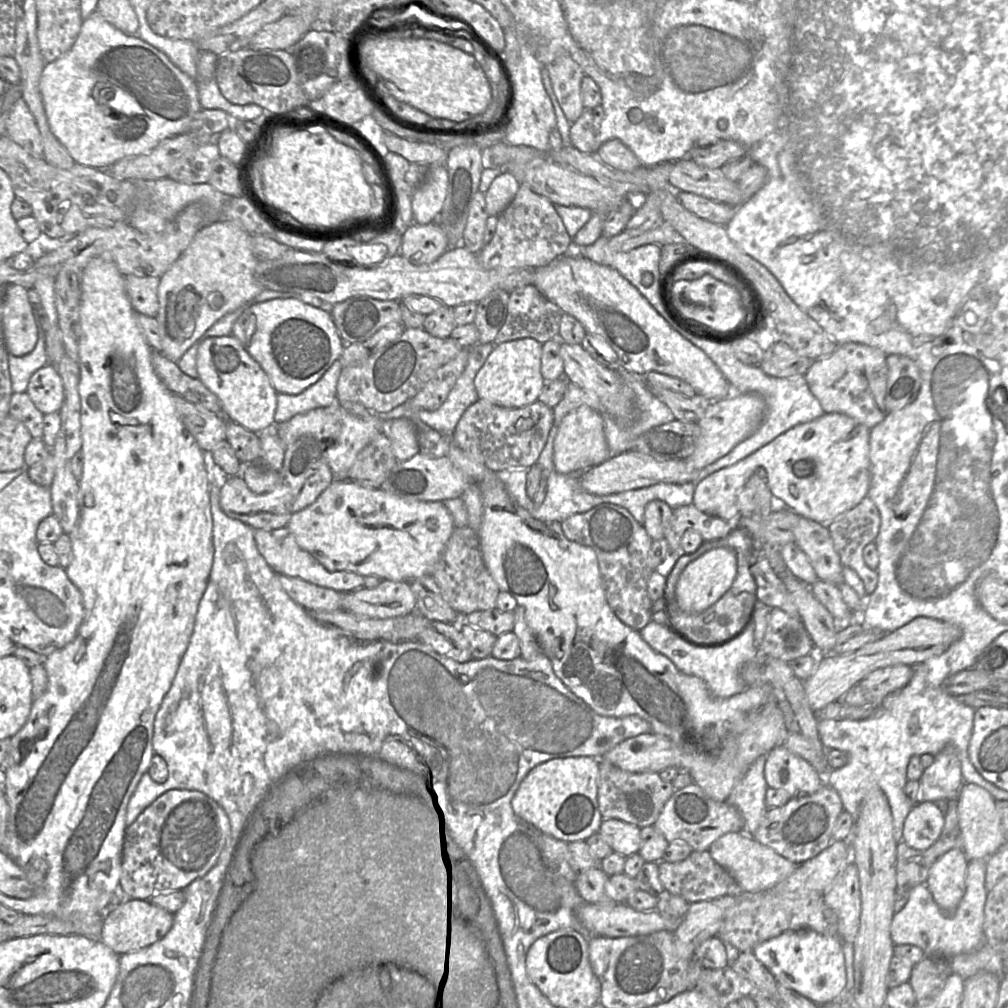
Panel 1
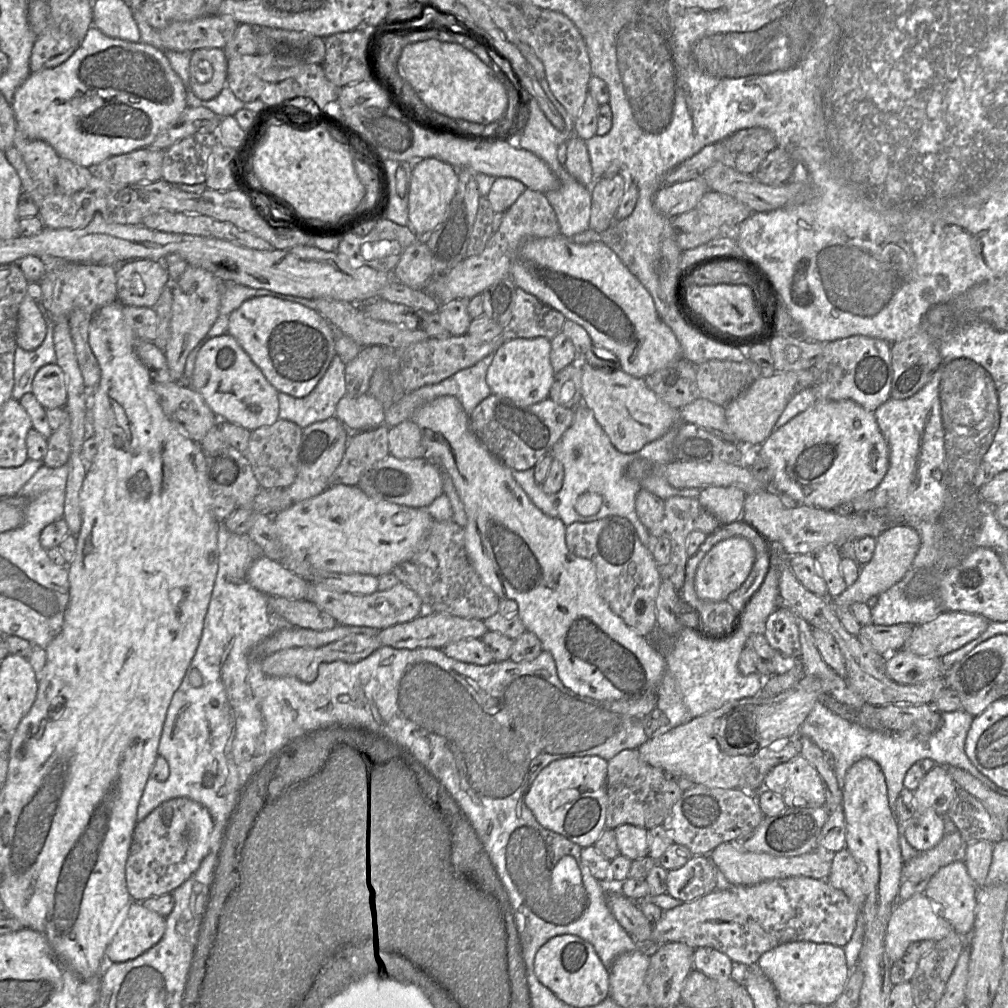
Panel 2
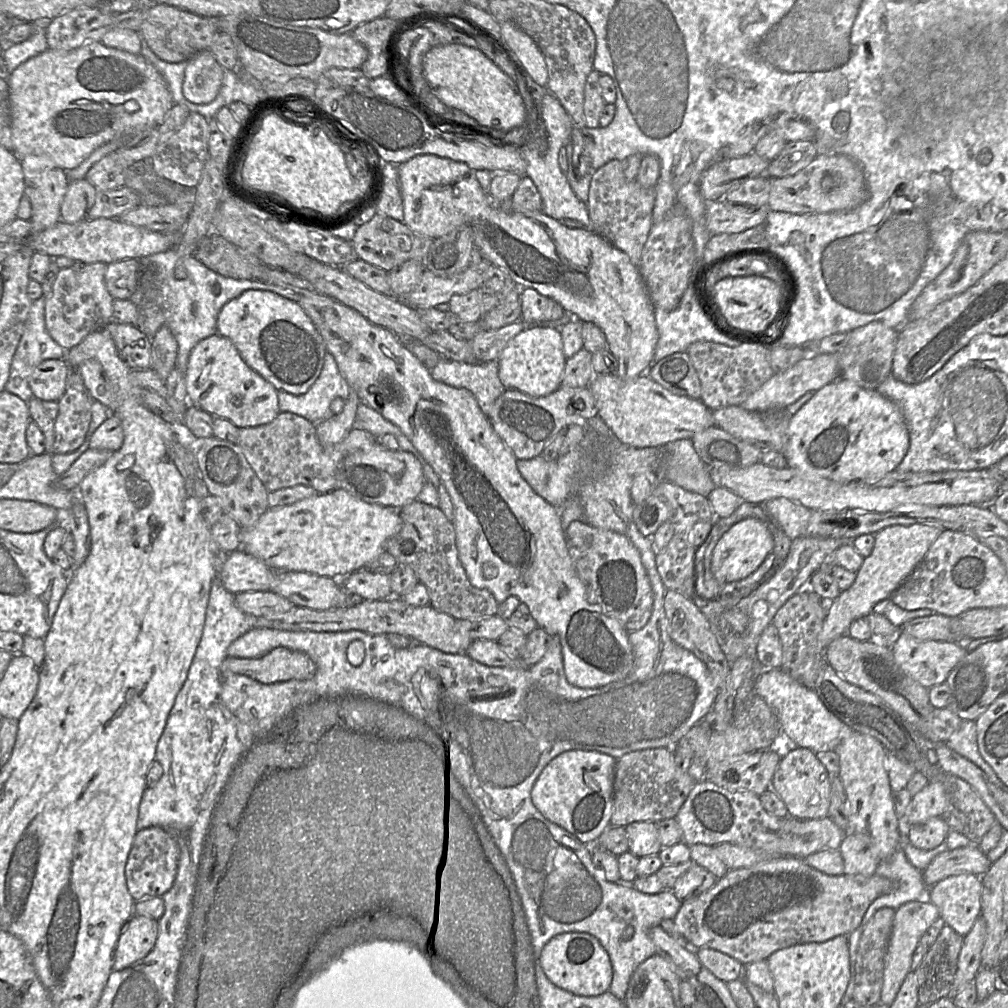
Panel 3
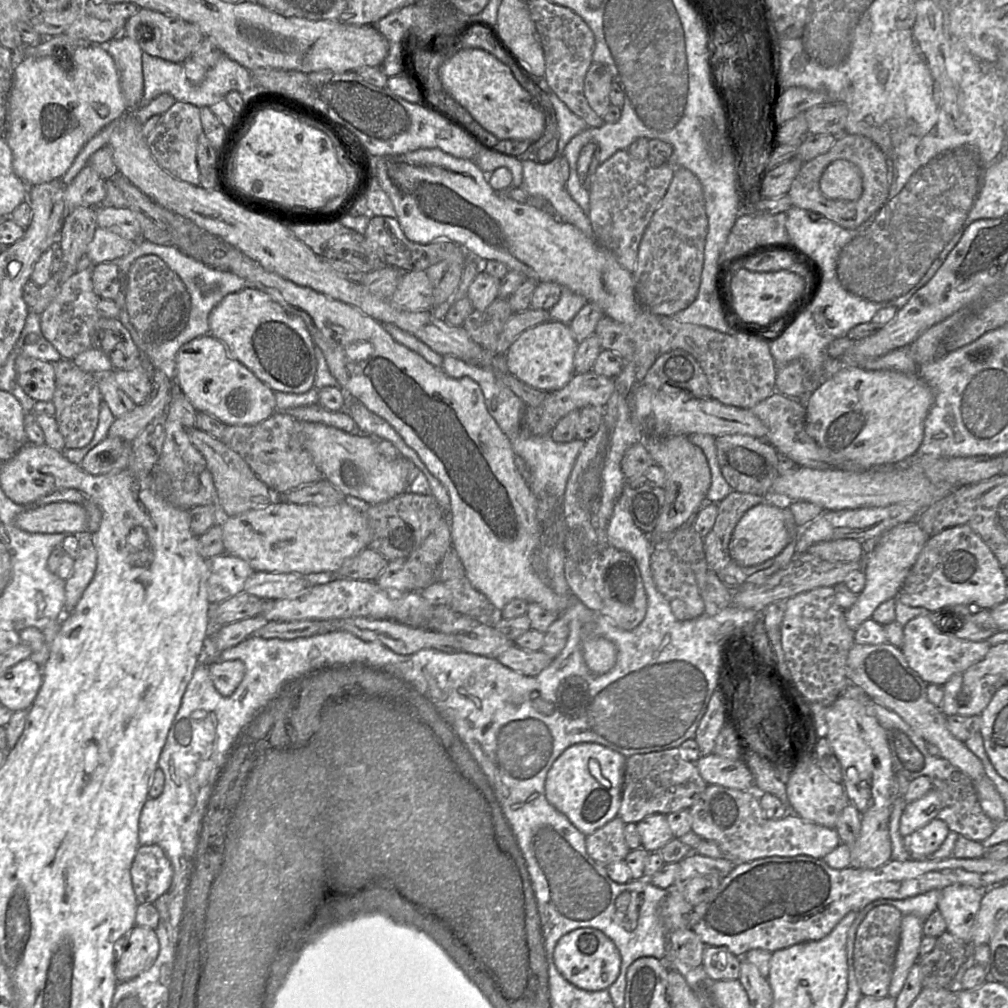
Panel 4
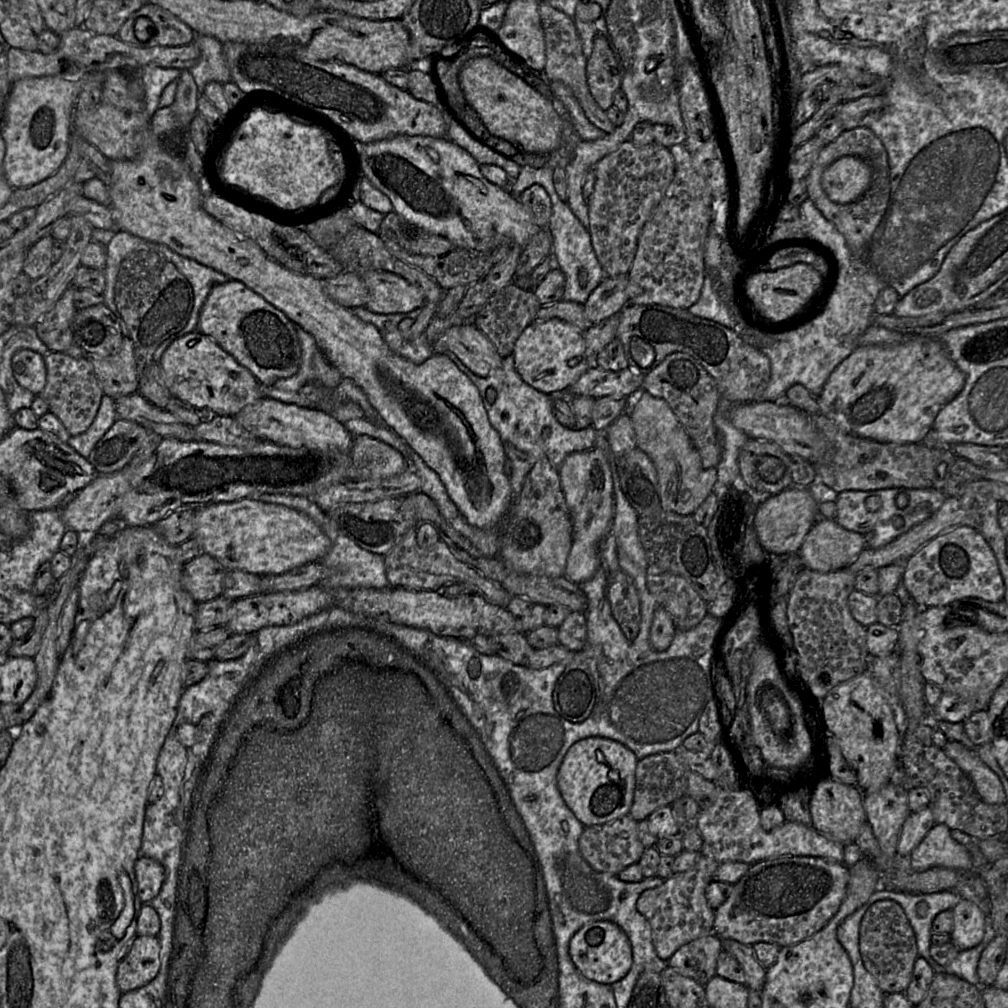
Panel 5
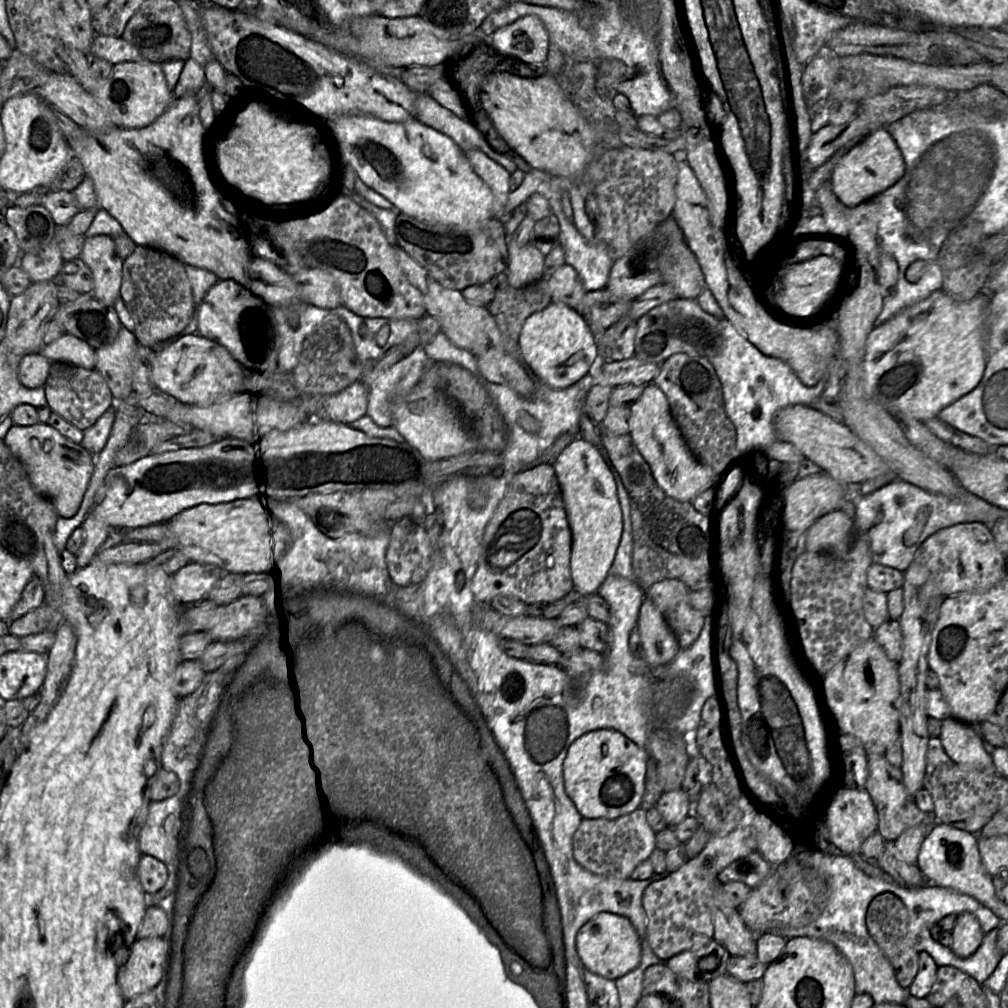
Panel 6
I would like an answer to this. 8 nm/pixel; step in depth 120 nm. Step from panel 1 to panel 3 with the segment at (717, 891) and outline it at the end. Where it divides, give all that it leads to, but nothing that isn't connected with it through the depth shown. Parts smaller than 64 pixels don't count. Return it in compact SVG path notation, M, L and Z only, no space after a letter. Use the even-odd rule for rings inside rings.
M693 864L675 882L673 894L681 902L689 901L715 885L717 878L705 868Z

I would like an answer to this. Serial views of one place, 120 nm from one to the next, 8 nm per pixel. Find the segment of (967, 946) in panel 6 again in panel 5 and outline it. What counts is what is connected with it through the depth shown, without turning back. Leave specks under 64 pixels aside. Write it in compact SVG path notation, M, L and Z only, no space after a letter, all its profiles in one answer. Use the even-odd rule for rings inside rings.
M961 901L951 910L953 913L953 929L951 941L961 951L970 949L982 942L985 937L987 916L973 902Z

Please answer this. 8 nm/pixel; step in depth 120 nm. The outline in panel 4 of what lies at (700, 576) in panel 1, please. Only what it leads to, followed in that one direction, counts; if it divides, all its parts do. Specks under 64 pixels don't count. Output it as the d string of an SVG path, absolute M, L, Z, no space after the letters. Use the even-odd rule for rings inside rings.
M758 504L749 509L736 525L729 543L729 554L740 566L755 566L777 556L789 542L783 509L774 504Z

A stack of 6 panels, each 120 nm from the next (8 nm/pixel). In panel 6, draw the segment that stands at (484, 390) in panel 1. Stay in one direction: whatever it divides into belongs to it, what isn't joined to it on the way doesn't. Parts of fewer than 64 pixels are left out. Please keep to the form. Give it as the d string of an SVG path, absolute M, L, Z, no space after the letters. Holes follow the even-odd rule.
M551 302L525 320L519 335L517 355L540 382L553 389L565 389L596 367L597 337L576 309Z

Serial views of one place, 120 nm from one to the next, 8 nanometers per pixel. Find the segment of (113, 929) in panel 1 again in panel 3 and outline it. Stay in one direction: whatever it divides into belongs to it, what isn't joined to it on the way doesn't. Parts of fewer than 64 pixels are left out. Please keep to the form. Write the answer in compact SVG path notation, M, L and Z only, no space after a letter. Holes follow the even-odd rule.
M133 915L120 934L113 959L113 970L123 970L144 958L153 949L158 936L156 919Z

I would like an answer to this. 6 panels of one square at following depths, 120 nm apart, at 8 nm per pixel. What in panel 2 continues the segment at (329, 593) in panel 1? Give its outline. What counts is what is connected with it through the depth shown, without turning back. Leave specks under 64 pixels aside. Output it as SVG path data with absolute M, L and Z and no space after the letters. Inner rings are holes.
M262 554L250 565L247 578L252 586L266 595L307 600L310 583Z

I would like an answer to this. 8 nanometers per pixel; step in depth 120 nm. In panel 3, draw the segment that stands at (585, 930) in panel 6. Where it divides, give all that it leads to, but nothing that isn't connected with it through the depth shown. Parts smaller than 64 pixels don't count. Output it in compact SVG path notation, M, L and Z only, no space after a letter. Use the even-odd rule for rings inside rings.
M566 932L551 938L543 947L540 966L557 987L580 996L598 996L609 991L612 965L599 940L586 932Z

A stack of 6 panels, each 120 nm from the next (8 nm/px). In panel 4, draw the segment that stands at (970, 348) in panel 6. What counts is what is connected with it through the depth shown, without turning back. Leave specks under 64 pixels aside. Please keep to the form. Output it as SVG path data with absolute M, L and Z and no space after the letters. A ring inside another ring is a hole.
M846 367L828 378L806 404L808 434L841 470L867 470L891 465L919 448L933 395L923 379L894 370Z

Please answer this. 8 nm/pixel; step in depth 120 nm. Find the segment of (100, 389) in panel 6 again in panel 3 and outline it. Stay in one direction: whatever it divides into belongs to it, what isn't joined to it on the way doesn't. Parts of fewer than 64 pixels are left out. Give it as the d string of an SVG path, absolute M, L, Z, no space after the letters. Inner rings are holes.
M72 368L65 392L57 401L59 413L54 421L53 454L74 452L83 444L92 418L93 402L80 373Z

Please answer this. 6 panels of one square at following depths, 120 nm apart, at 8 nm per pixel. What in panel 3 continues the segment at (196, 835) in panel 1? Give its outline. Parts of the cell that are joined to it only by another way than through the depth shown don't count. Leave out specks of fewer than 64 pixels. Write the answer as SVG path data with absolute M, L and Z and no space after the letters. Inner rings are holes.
M161 827L138 830L125 867L128 890L134 900L164 895L174 883L178 857L179 845L174 833Z

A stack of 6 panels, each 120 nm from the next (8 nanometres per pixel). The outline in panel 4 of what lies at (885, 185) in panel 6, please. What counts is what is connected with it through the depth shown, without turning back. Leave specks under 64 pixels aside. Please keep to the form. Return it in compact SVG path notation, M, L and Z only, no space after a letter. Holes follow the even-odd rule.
M838 159L824 169L819 186L823 195L829 199L853 201L862 194L862 174L854 163Z

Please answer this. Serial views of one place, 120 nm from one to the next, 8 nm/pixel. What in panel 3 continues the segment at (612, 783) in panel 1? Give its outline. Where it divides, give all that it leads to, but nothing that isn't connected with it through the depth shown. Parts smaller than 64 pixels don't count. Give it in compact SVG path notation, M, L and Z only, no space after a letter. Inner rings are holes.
M672 748L628 752L616 760L610 825L618 827L636 821L659 822L673 818L695 783L687 771L681 771L675 766Z

